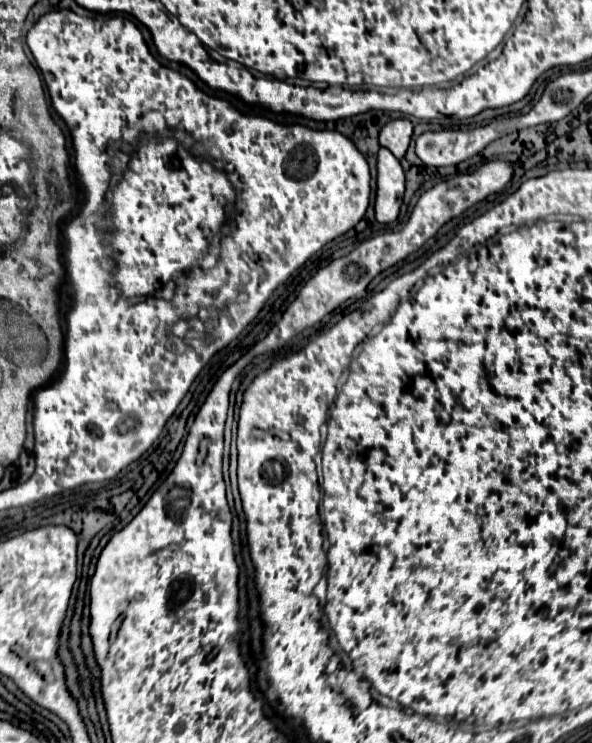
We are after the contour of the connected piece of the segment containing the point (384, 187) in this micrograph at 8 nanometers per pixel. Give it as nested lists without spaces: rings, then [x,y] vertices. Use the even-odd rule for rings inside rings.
[[[380,148],[378,176],[376,176],[376,202],[374,212],[380,224],[390,224],[398,218],[404,196],[404,170],[392,152]]]

